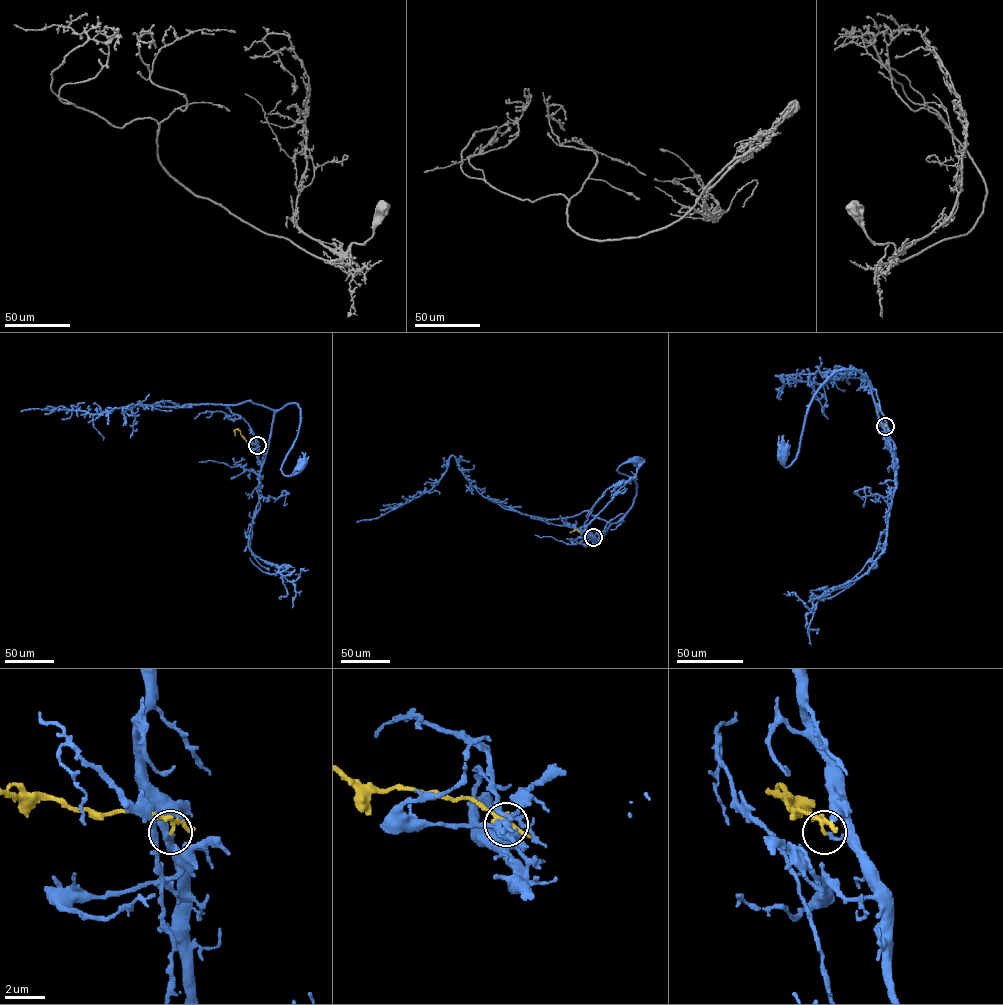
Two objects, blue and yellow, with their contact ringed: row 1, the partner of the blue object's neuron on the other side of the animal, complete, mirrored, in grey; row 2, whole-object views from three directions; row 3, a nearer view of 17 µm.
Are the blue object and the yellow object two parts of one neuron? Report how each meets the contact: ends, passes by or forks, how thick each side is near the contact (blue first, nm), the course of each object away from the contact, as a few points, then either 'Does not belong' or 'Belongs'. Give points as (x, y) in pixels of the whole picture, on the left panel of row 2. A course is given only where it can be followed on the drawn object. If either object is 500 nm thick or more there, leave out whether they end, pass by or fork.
At the ring blue ends. At the ring yellow passes by. Thickness 180 nm (blue) against 180 nm. Course of blue: (257, 445), (262, 463), (275, 413), (296, 403), (299, 428), (280, 470), (290, 475), (302, 461). Course of yellow: (257, 445), (247, 443), (239, 430), (234, 430), (235, 436). Belongs

